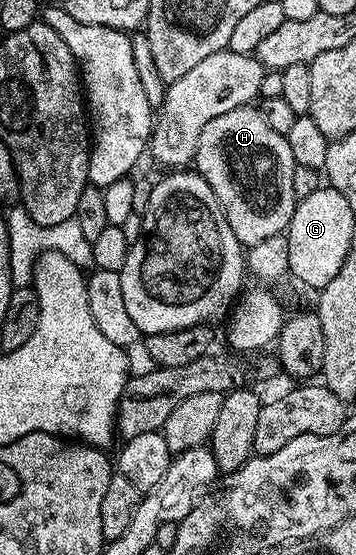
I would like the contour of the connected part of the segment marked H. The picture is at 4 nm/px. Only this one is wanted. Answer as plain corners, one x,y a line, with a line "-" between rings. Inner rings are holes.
243,106
212,118
200,134
192,164
212,186
232,234
243,246
285,233
296,203
292,190
296,165
285,136
268,127
257,107

